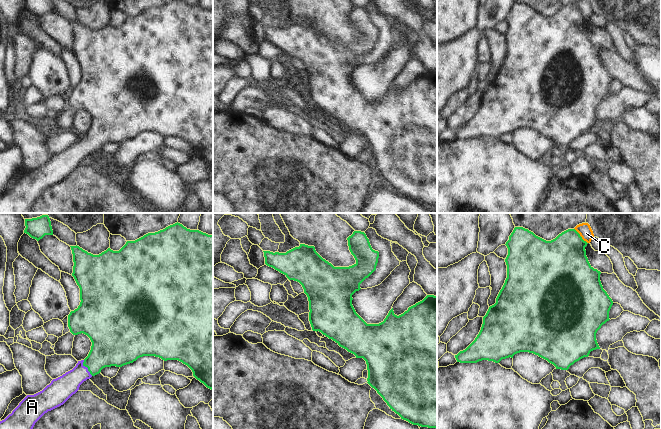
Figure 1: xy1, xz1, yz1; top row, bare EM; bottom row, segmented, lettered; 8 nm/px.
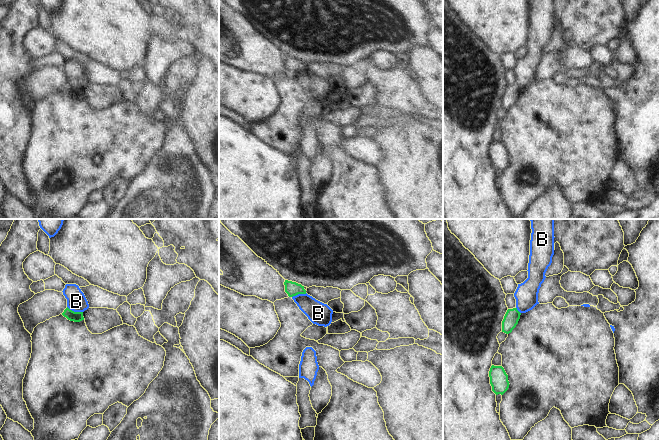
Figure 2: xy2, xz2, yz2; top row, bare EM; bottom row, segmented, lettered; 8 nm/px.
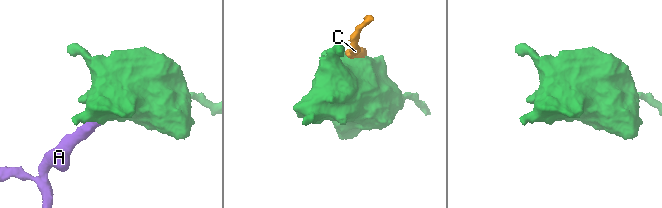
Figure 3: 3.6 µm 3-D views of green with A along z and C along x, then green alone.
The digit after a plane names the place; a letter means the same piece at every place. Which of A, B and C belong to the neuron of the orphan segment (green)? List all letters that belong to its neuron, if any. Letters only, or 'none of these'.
A

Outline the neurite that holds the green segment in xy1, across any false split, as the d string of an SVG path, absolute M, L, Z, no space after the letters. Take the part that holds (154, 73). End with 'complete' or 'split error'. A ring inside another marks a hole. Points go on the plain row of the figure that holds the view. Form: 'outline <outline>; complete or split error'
outline M173 0L158 8L148 9L135 17L127 17L119 27L113 27L108 24L99 31L93 31L77 21L70 23L74 38L72 52L80 64L81 78L78 84L71 87L68 91L68 103L73 111L81 109L87 111L92 118L91 126L88 132L84 136L78 137L72 146L53 155L42 167L34 171L27 171L11 190L0 197L0 213L30 213L35 199L48 187L63 181L79 166L80 161L84 157L99 150L105 143L122 143L133 139L143 132L155 132L164 137L178 136L192 146L193 152L197 156L203 159L207 164L213 166L213 11L208 11L199 6L187 5L182 0Z; split error

